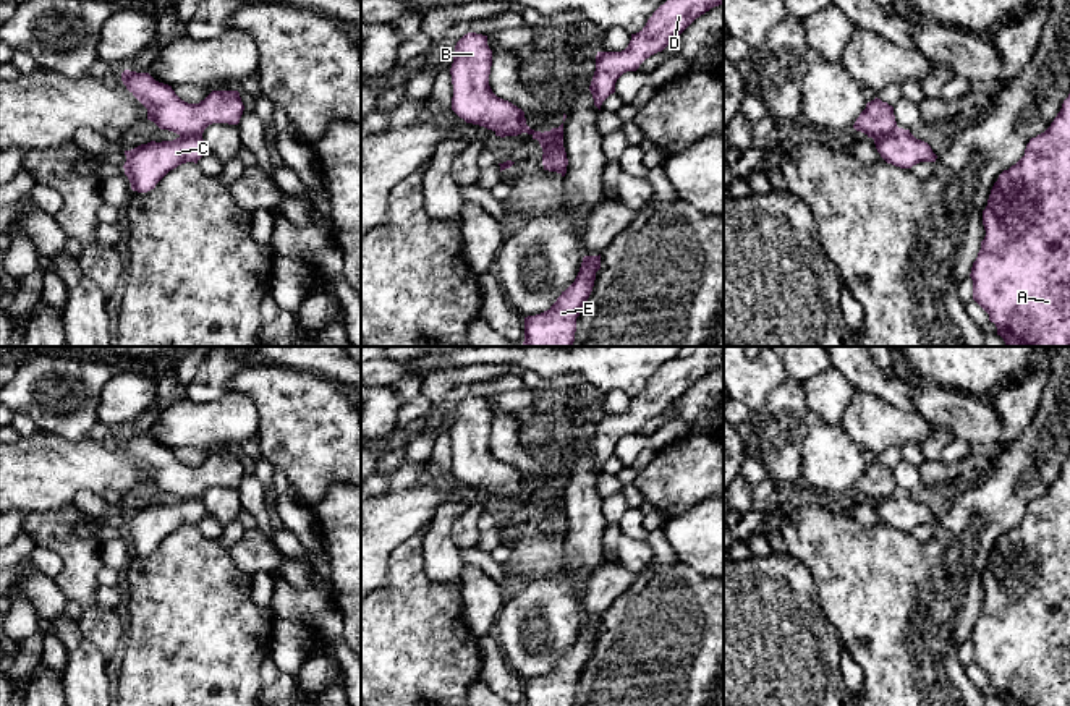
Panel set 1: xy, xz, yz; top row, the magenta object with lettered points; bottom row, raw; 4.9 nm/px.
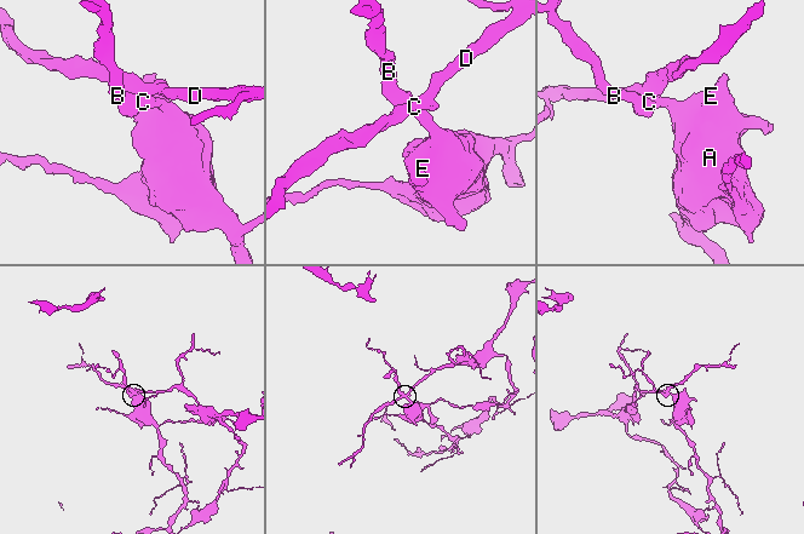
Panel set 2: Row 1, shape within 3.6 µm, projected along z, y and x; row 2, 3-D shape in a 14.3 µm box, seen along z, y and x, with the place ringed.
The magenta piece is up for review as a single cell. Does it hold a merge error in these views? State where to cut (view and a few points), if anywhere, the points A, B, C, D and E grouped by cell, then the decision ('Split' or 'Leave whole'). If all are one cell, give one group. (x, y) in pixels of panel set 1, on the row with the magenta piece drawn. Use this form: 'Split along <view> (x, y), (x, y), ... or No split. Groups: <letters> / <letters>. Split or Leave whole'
Split along yz (897, 127), (874, 140). Groups: A B C E / D. Split

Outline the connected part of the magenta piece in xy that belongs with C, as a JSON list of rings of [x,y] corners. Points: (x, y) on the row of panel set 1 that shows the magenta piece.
[[[202,134],[180,136],[173,141],[141,144],[125,151],[125,175],[131,189],[147,193],[173,168],[181,164],[194,162],[207,152]]]

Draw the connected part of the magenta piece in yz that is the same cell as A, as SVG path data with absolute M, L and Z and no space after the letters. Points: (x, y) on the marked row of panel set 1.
M1070 94L1051 126L1031 138L1025 155L999 175L983 211L983 225L986 236L970 277L973 280L973 300L989 314L989 321L997 327L997 335L1004 338L1007 347L1070 347Z

